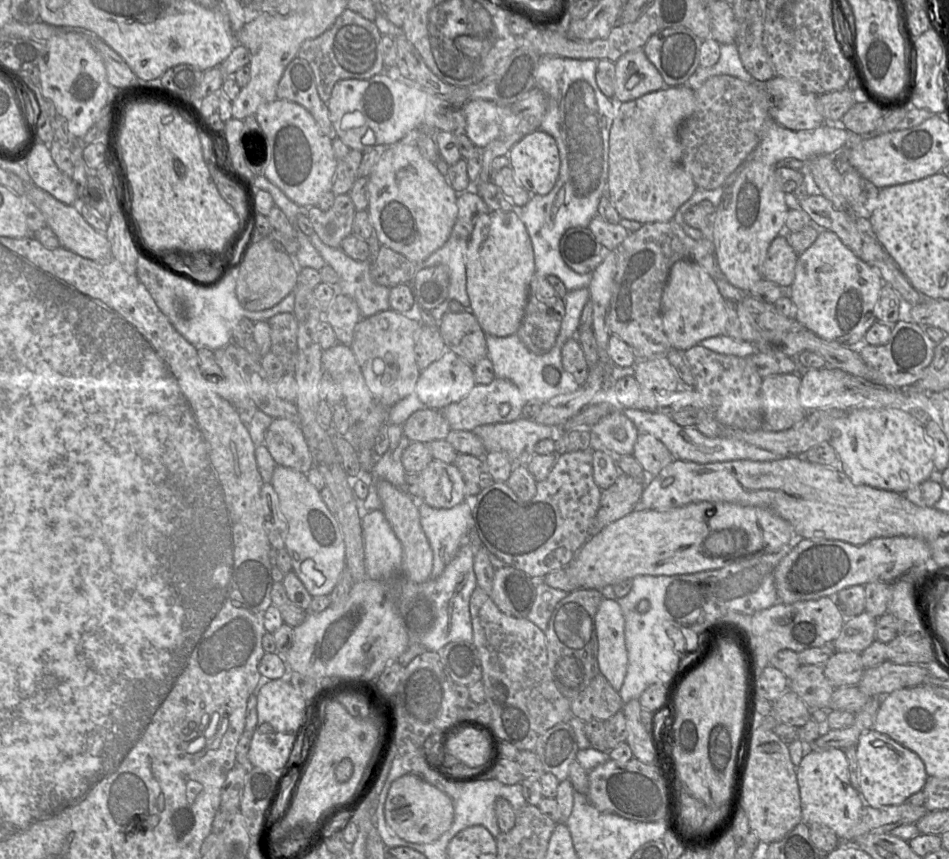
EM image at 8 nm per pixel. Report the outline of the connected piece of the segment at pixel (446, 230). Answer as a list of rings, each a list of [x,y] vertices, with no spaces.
[[[411,130],[403,139],[386,148],[368,176],[369,205],[367,208],[371,225],[381,246],[403,255],[409,261],[420,264],[444,245],[457,221],[458,193],[451,187],[436,165],[422,156],[416,141],[421,132]]]

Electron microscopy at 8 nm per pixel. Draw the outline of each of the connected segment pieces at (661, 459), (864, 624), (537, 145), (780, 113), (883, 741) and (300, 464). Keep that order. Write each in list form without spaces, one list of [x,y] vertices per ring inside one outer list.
[[[647,433],[638,434],[632,456],[639,462],[648,477],[658,475],[674,460],[666,446]]]
[[[866,611],[845,620],[833,641],[836,652],[861,653],[875,641],[876,619]]]
[[[536,130],[517,142],[509,151],[510,167],[530,195],[547,195],[560,172],[560,155],[555,139]]]
[[[775,76],[764,86],[773,99],[770,117],[782,127],[810,130],[825,123],[817,109],[818,95],[805,91],[797,81]]]
[[[874,729],[864,731],[855,747],[860,795],[864,805],[872,808],[900,805],[923,789],[928,775],[923,761],[913,751]]]
[[[273,419],[266,431],[263,445],[276,466],[284,466],[307,474],[313,466],[303,432],[298,424],[287,419]]]

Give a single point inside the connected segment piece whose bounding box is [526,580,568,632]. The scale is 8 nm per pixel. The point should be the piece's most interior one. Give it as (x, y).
(547, 597)

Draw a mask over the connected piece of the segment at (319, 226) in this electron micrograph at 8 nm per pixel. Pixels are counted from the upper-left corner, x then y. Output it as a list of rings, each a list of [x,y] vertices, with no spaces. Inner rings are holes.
[[[341,194],[335,197],[333,205],[327,211],[322,211],[317,206],[309,207],[307,217],[324,244],[340,248],[342,240],[352,233],[355,212],[349,194]]]

